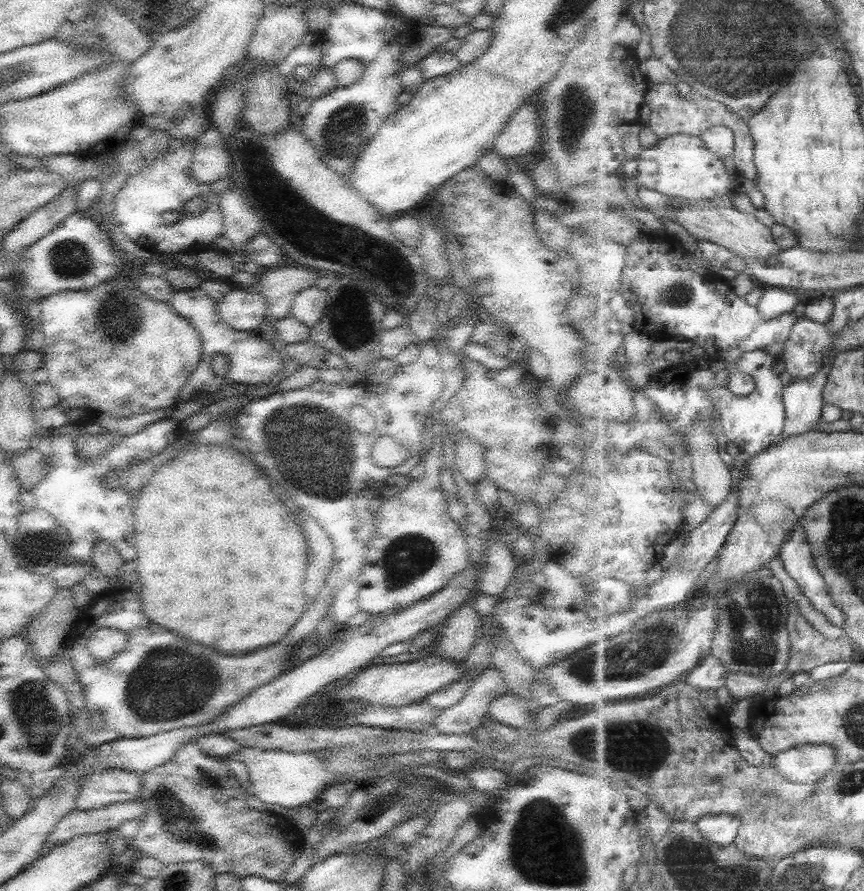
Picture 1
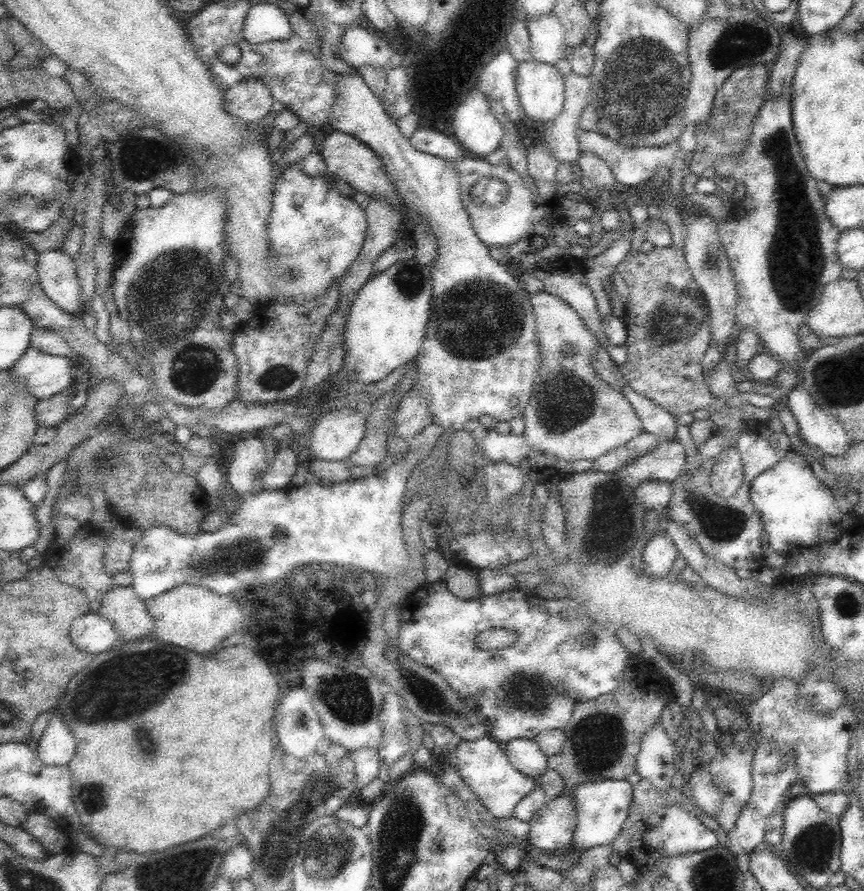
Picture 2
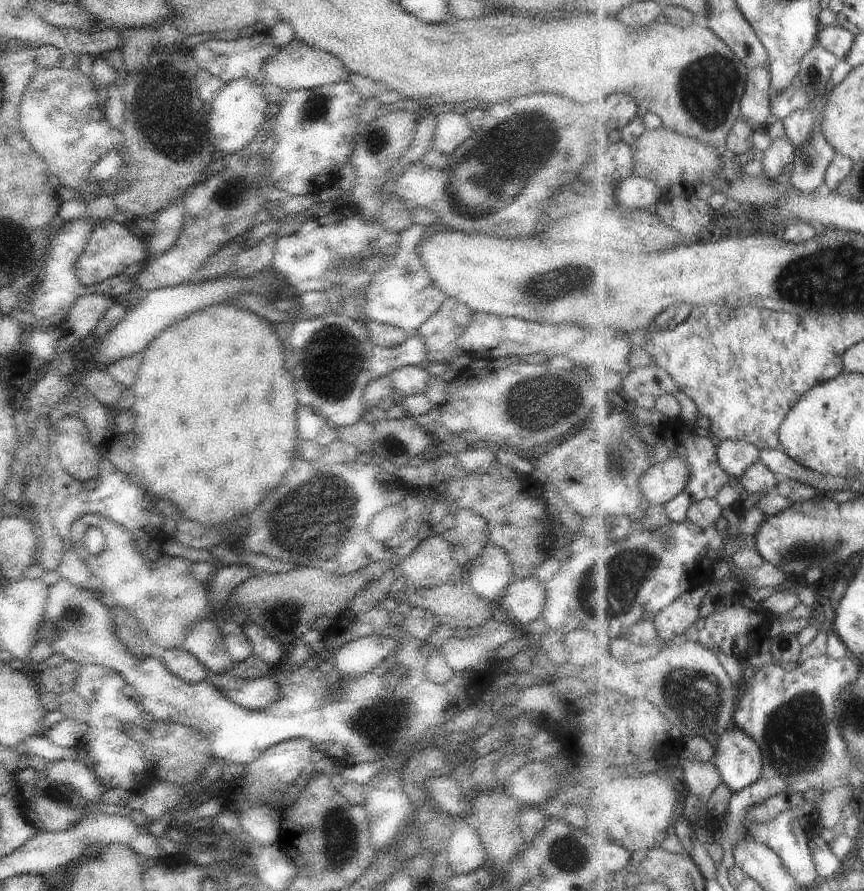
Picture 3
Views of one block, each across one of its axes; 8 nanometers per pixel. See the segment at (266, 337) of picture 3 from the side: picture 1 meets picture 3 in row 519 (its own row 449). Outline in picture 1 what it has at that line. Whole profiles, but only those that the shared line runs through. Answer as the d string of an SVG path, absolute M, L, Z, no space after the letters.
M191 445L189 449L177 450L175 456L161 463L134 501L134 540L137 546L134 565L137 567L137 578L141 582L142 609L151 622L165 626L167 630L179 632L181 636L187 636L191 642L211 646L219 652L243 654L243 652L253 652L281 640L293 628L293 624L301 618L306 608L304 582L309 552L307 539L295 515L288 509L288 500L275 494L275 490L269 486L265 472L259 468L256 461L244 456L231 445L227 447Z

